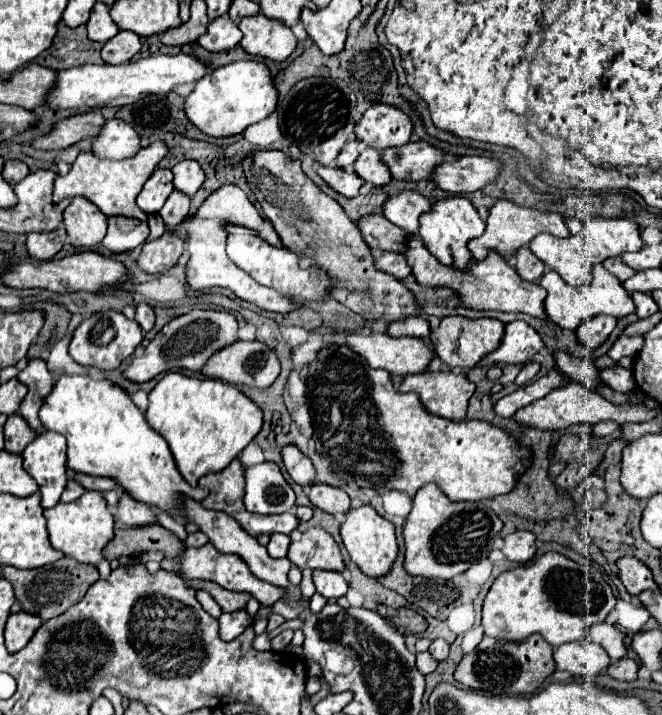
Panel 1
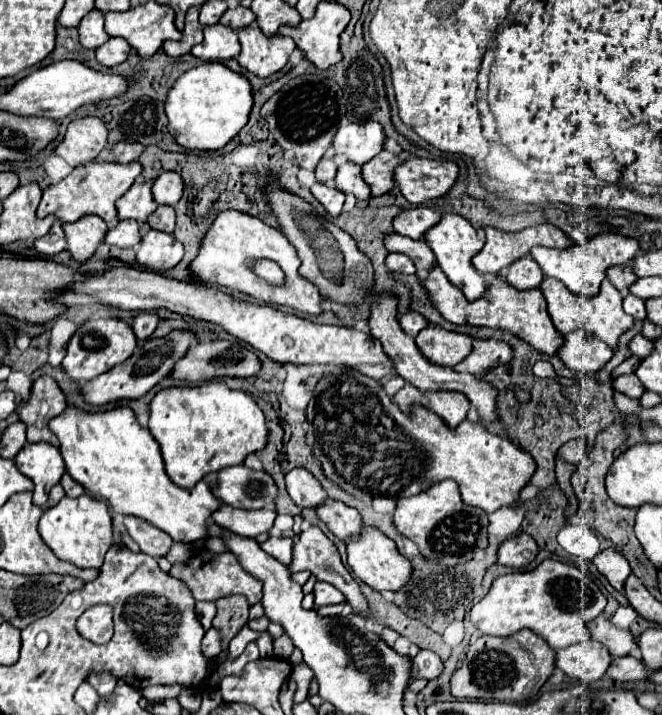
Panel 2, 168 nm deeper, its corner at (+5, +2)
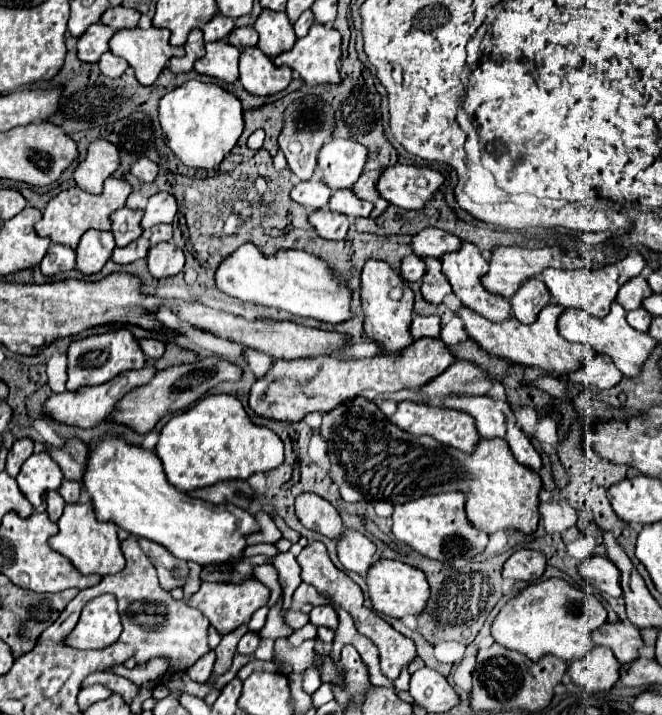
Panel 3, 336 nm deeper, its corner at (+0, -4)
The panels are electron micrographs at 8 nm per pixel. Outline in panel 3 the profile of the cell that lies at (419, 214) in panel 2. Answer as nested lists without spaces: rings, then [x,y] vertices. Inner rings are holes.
[[[426,228],[420,234],[412,238],[414,254],[418,256],[428,256],[428,258],[442,258],[444,254],[458,252],[460,240],[456,236],[450,236],[448,232],[442,232],[438,228]]]

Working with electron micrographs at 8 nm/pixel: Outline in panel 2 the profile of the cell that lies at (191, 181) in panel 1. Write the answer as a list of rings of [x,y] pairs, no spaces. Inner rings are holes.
[[[175,170],[163,172],[153,184],[153,196],[159,204],[177,204],[183,196],[183,176]]]

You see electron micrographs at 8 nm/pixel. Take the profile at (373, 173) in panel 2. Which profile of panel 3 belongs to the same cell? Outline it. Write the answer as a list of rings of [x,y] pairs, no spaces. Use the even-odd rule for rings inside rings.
[[[380,170],[362,172],[362,176],[358,178],[358,182],[356,182],[354,188],[352,188],[352,192],[354,192],[360,200],[368,200],[368,202],[374,204],[374,210],[372,210],[370,218],[378,218],[378,216],[386,210],[386,206],[388,206],[388,202],[382,200],[382,198],[378,196],[378,192],[376,192],[376,180],[378,180],[378,176],[380,176]]]

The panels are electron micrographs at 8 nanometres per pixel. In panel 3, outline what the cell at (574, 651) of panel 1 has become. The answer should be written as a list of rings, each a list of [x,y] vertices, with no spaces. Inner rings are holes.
[[[594,646],[584,658],[574,660],[568,666],[568,676],[586,690],[604,692],[618,682],[620,662],[614,658],[610,648]]]

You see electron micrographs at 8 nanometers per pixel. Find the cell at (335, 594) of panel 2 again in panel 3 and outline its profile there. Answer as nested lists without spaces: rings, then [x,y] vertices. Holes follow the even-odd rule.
[[[316,606],[310,612],[310,624],[314,624],[316,628],[326,626],[326,628],[334,630],[338,626],[338,616],[332,606]]]

